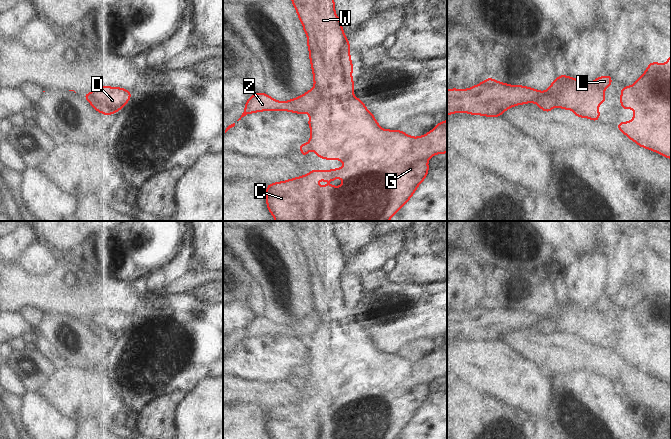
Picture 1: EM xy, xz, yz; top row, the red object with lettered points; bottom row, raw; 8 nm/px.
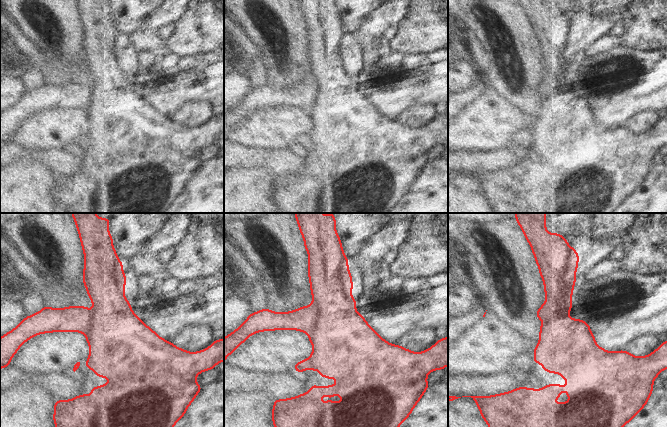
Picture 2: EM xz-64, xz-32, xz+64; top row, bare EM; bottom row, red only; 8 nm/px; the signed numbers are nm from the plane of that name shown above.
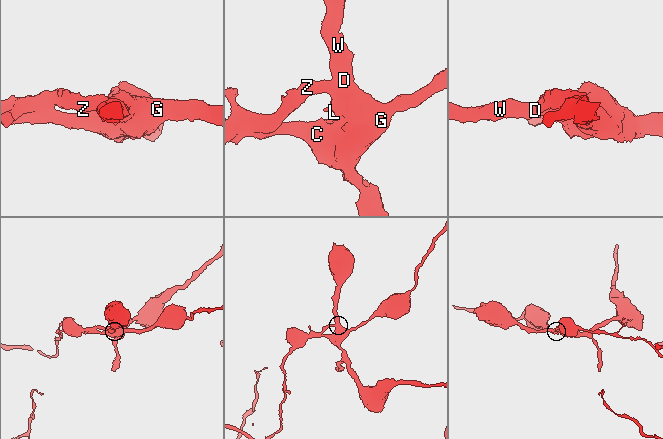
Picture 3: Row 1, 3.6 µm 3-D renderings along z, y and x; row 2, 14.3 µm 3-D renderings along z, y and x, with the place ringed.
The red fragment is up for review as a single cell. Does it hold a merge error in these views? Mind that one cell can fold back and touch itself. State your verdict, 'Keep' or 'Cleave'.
Cleave

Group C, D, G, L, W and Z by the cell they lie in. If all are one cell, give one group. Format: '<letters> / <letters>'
C D G L W / Z

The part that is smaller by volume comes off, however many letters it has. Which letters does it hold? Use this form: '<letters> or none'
Z

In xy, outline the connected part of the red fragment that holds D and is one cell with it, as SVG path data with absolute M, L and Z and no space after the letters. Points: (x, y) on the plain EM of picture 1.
M99 310L90 319L101 329L103 338L108 340L120 335L129 326L132 317L121 311Z

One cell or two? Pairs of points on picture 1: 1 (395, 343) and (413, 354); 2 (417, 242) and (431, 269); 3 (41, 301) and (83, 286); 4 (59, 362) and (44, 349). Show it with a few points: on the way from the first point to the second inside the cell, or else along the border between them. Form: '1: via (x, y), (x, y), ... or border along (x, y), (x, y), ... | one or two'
1: border along (425, 337), (419, 340), (412, 340), (400, 353) | two
2: via (424, 249), (431, 256), (431, 262) | one
3: via (51, 293), (61, 290), (73, 290) | one
4: via (55, 359), (48, 352) | one

